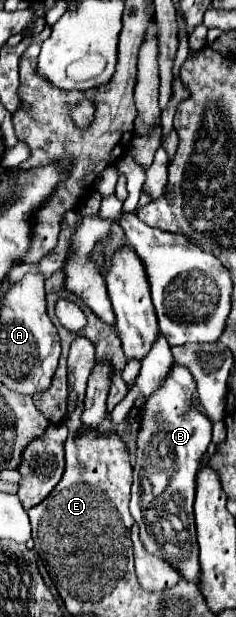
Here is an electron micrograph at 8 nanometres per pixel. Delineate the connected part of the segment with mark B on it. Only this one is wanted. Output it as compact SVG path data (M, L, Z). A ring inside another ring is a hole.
M175 365L173 371L169 373L169 379L163 383L163 387L151 399L145 401L141 431L137 435L137 461L133 467L133 489L131 489L129 511L141 529L139 537L141 537L143 549L163 559L165 563L169 563L173 569L181 573L183 579L189 579L191 583L199 585L201 567L199 567L199 547L197 547L195 521L193 521L193 497L195 497L195 475L197 475L201 457L205 455L207 445L211 441L213 423L209 421L209 417L205 417L203 413L191 407L193 389L197 389L193 375L185 371L185 367Z

